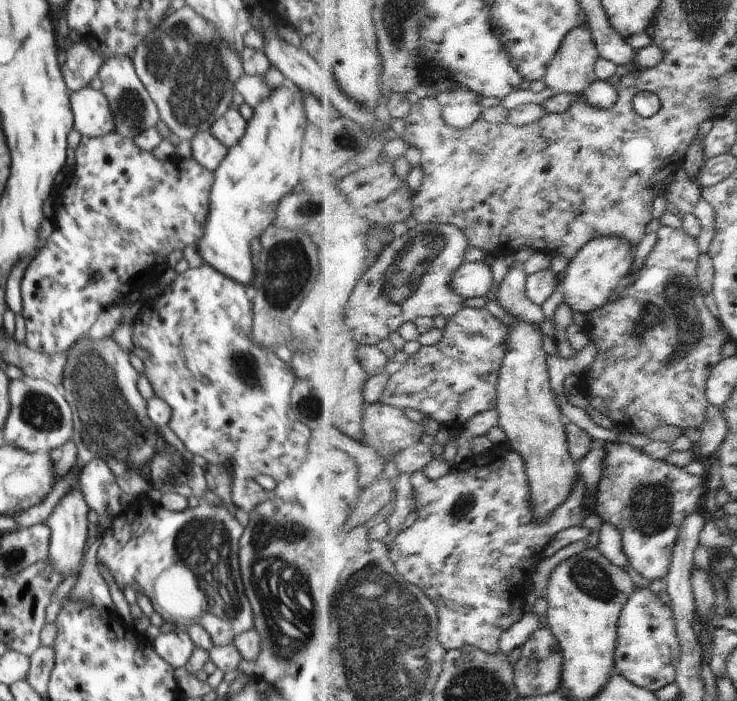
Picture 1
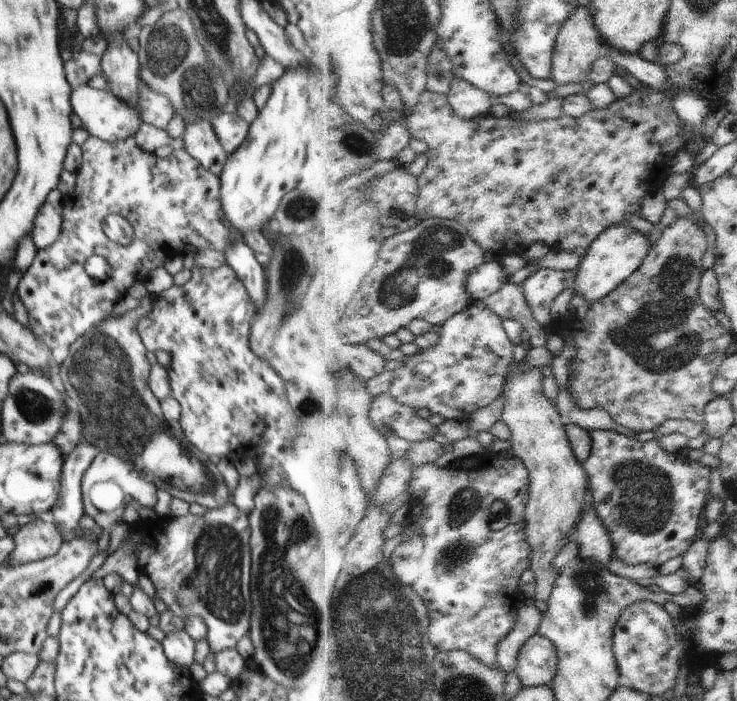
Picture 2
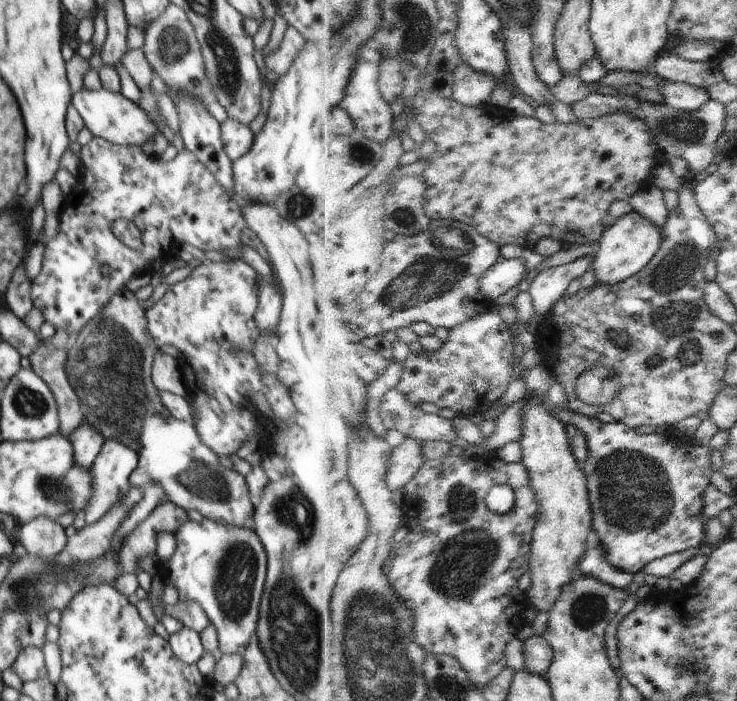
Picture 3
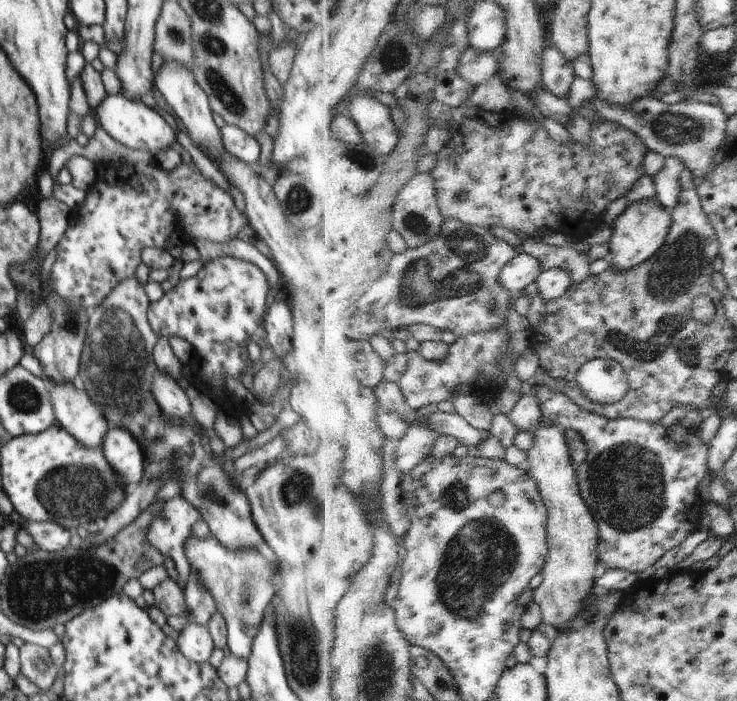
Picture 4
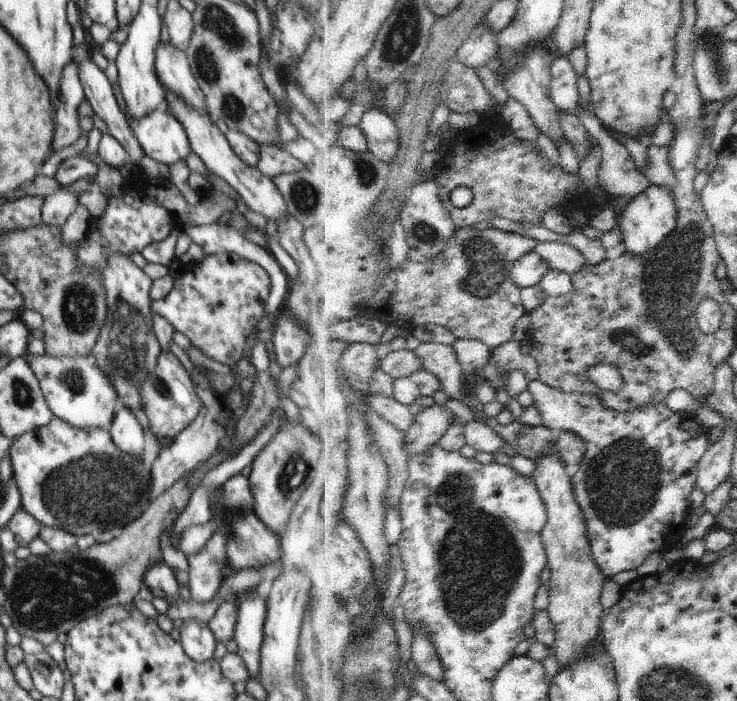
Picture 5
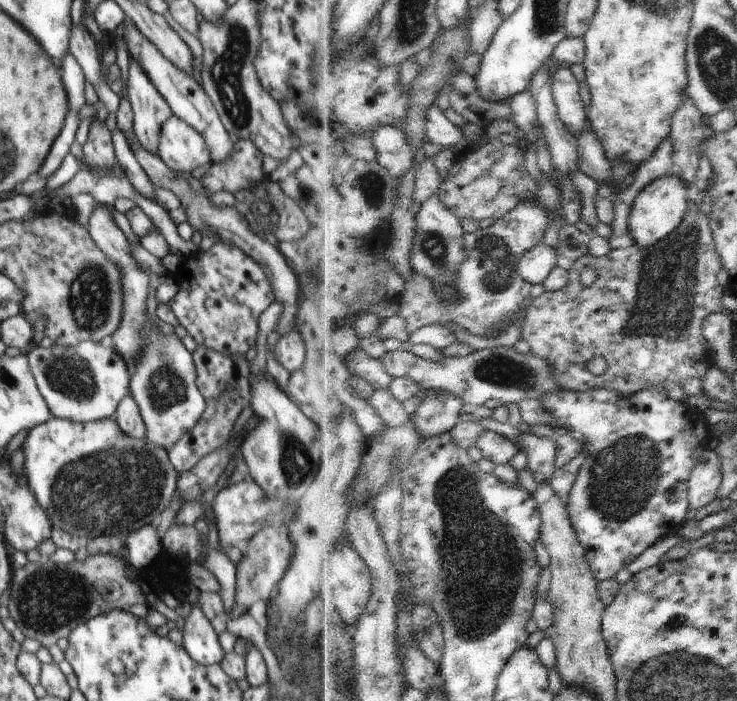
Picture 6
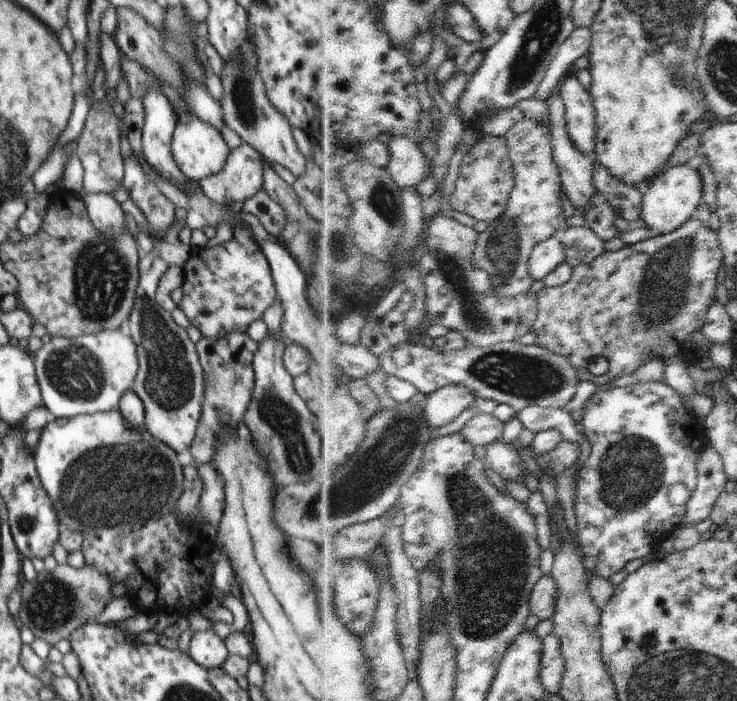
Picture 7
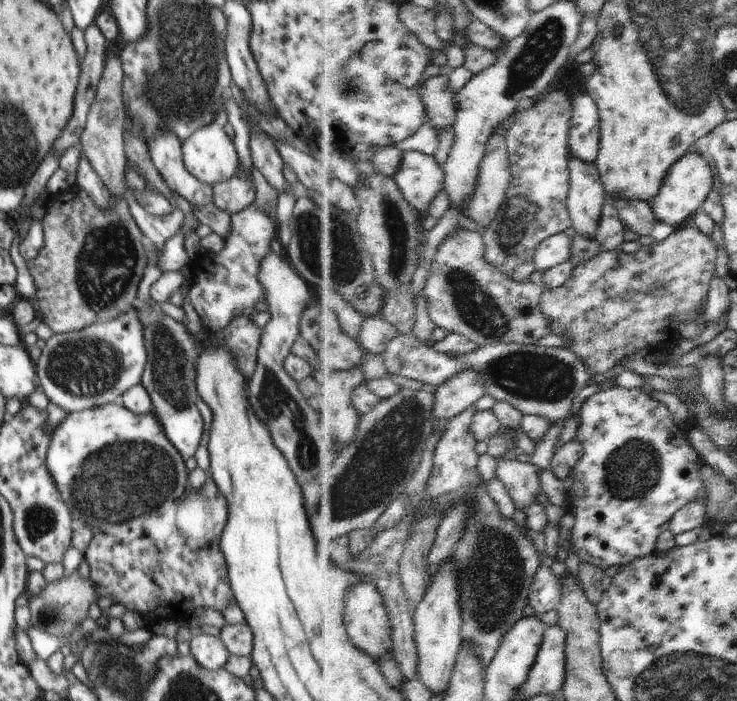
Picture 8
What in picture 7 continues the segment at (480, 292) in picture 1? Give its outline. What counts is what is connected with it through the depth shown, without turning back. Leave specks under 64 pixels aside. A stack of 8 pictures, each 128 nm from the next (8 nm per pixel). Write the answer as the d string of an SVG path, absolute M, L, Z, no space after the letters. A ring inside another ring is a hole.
M554 236L539 244L530 259L530 272L535 280L545 280L567 260L566 244L561 236Z

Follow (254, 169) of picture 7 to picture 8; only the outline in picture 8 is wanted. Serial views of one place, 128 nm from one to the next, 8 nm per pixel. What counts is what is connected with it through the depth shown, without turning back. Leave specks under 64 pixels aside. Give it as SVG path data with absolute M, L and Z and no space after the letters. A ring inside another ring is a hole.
M242 167L236 170L236 174L230 180L223 180L211 187L213 203L220 210L231 215L250 207L255 199L256 189L253 176L246 174Z

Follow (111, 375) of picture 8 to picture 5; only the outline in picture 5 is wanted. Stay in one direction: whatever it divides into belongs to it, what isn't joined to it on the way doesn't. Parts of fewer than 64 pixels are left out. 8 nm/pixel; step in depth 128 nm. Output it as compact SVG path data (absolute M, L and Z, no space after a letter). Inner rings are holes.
M26 353L26 359L34 376L38 379L42 394L54 417L60 418L80 429L104 428L109 430L114 413L120 404L118 392L104 372L96 366L93 353L76 358L56 358L50 354Z

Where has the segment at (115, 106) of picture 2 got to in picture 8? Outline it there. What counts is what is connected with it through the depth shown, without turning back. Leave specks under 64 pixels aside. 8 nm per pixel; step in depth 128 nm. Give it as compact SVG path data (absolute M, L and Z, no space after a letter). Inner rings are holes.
M221 108L214 122L196 130L196 132L192 132L184 142L181 142L182 158L184 158L184 164L188 172L209 185L230 180L236 174L236 170L241 168L234 142L224 132L227 121L227 114L224 108Z

